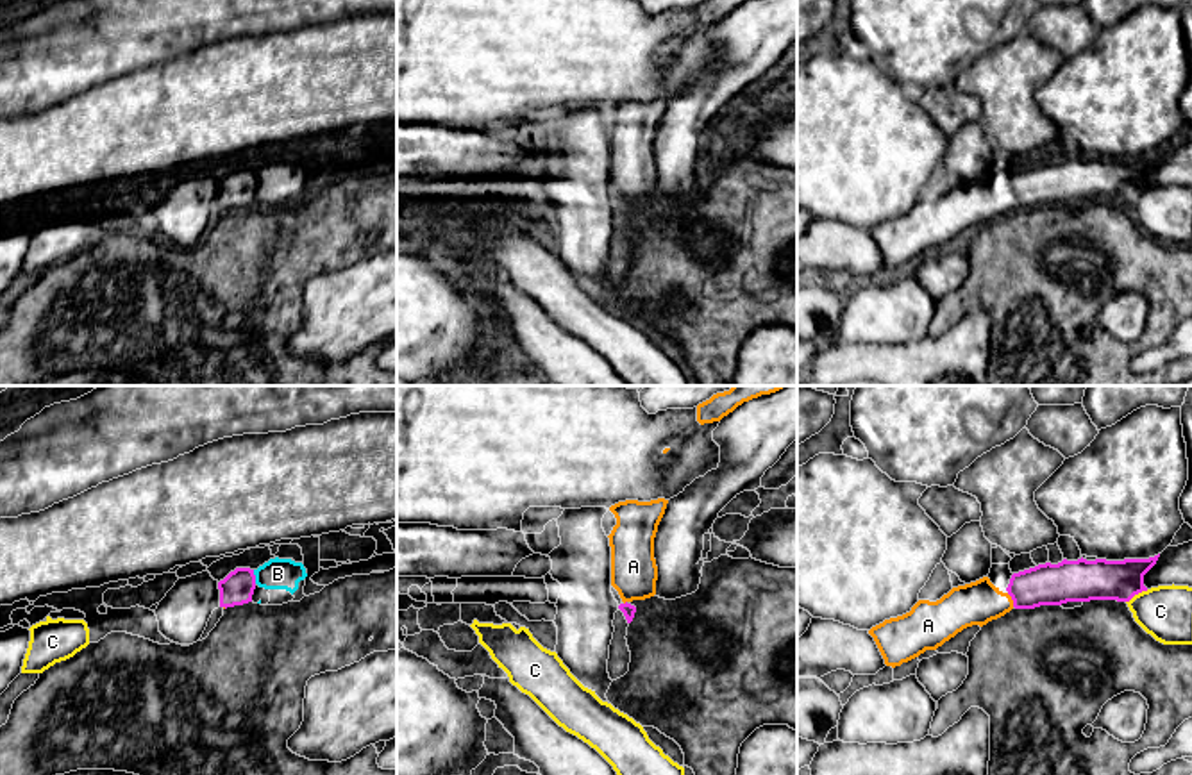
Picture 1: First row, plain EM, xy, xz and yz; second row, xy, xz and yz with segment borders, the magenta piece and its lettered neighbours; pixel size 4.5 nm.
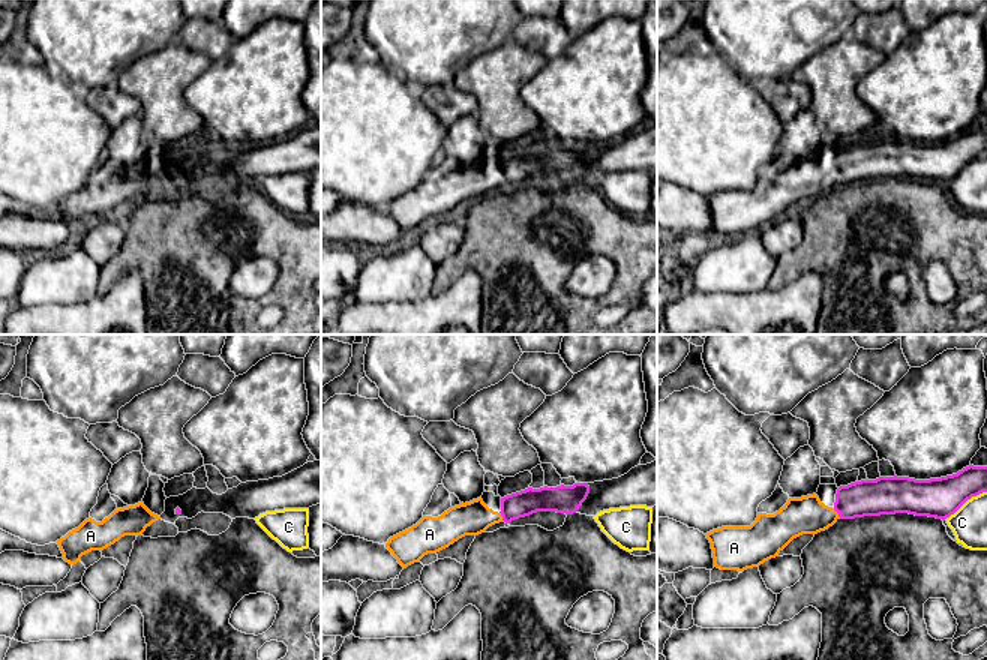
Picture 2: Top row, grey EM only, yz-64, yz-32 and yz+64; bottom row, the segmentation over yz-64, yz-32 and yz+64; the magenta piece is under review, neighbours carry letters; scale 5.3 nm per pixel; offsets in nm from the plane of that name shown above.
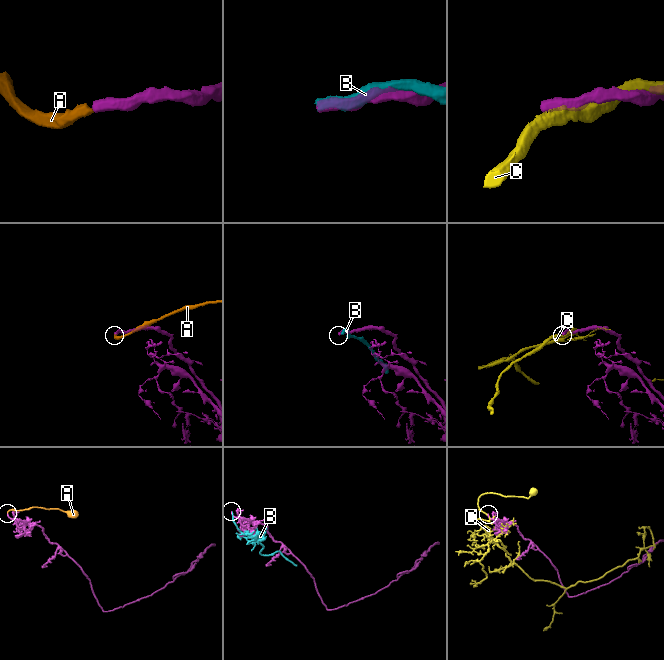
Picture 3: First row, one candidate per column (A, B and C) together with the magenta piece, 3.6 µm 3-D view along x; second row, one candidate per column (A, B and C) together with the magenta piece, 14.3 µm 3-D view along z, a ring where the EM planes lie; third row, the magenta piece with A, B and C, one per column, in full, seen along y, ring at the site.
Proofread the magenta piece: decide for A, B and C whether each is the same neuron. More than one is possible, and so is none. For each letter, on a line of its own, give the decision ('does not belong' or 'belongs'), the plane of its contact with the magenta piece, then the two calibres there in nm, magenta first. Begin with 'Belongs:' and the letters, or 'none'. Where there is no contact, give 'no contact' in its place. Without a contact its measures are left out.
Belongs: A
A: belongs; meets magenta in yz; 190 nm thick on the magenta side, 190 nm on the other
B: does not belong; meets magenta in xy; 150 nm thick on the magenta side, 140 nm on the other
C: does not belong; meets magenta in yz; 190 nm thick on the magenta side, 240 nm on the other

